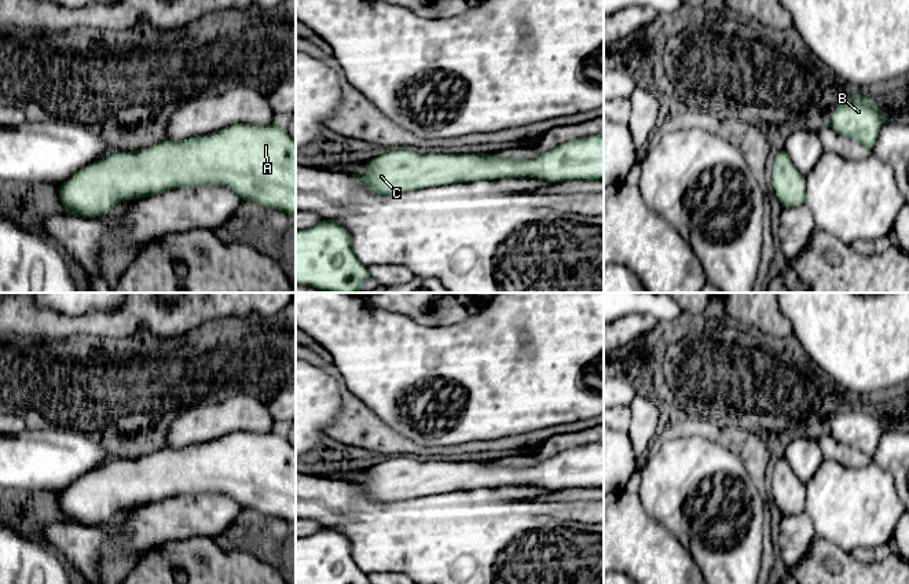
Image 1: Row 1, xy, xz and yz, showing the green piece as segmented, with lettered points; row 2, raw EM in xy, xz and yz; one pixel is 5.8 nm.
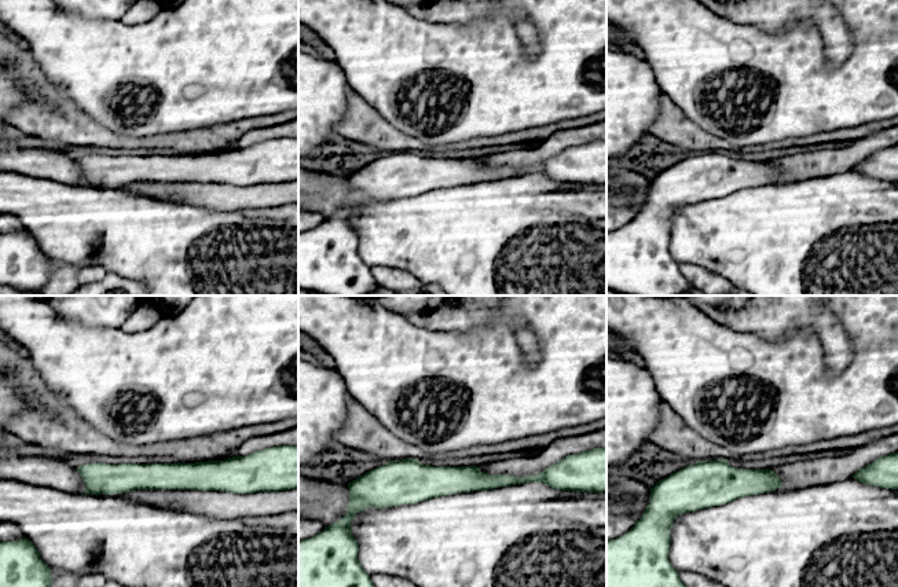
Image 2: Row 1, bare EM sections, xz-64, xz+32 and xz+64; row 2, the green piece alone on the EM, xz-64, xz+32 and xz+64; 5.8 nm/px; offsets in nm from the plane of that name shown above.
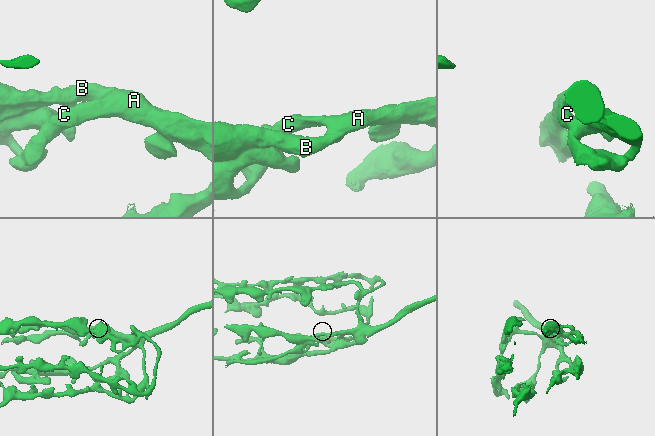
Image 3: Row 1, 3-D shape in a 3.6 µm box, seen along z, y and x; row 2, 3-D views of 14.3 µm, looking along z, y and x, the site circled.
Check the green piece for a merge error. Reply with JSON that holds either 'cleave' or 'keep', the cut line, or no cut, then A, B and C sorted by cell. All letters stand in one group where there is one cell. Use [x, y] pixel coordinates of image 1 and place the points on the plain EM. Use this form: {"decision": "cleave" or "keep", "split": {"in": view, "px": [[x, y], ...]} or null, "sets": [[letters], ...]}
{"decision": "keep", "split": null, "sets": [["A", "B", "C"]]}

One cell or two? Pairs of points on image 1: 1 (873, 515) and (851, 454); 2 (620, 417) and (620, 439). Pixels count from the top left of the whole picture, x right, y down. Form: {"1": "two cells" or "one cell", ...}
{"1": "two cells", "2": "two cells"}

